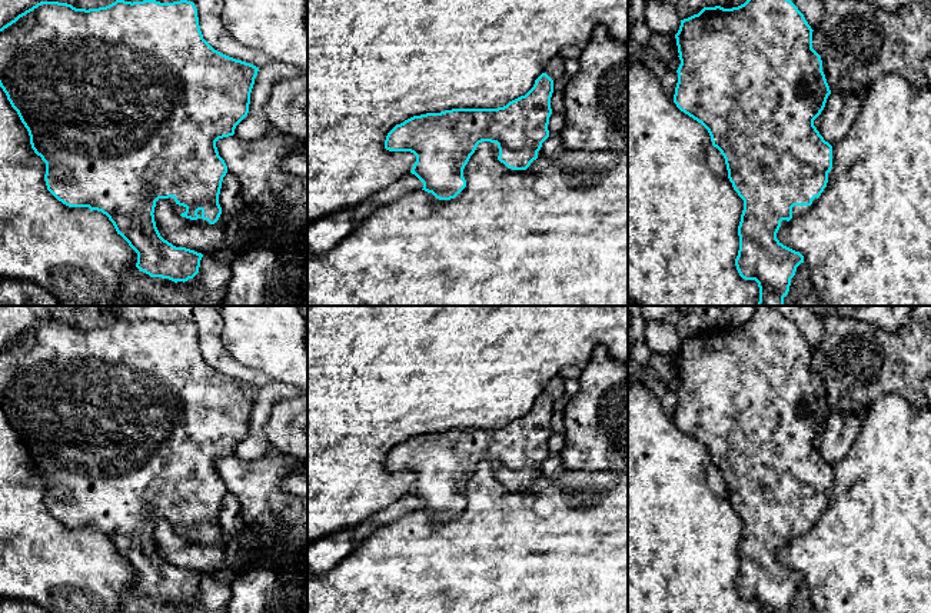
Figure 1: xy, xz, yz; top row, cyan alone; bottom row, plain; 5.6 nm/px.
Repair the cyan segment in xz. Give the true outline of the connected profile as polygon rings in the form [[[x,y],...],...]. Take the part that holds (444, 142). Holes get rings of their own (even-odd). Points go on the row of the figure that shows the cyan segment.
[[[542,73],[533,87],[503,107],[498,109],[452,109],[440,113],[413,116],[396,124],[386,136],[389,151],[410,151],[416,161],[410,170],[428,193],[439,200],[455,199],[465,187],[463,169],[482,141],[489,141],[495,157],[512,173],[526,170],[542,156],[542,143],[549,137],[551,97],[553,80]]]

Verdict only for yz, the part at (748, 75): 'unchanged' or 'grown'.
grown

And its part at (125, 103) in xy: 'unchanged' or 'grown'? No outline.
grown

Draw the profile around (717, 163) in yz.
[[[639,56],[628,60],[628,301],[634,306],[757,306],[759,287],[755,280],[739,276],[735,259],[739,250],[738,226],[744,210],[744,200],[734,190],[728,179],[725,159],[712,146],[708,130],[681,111],[671,100],[661,80],[645,66]]]

